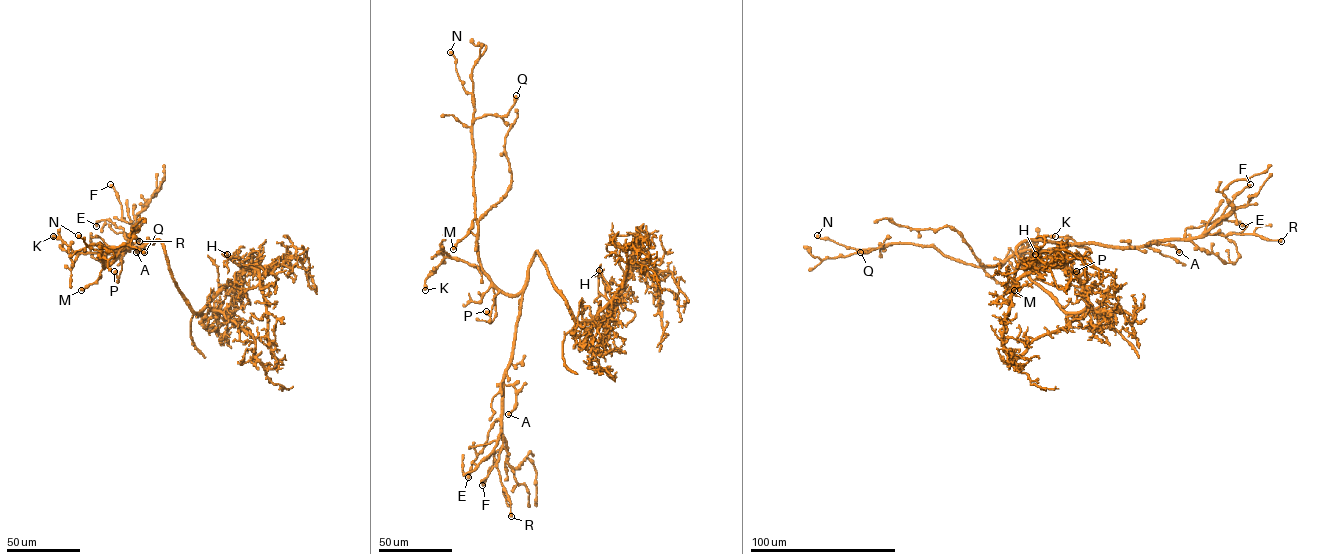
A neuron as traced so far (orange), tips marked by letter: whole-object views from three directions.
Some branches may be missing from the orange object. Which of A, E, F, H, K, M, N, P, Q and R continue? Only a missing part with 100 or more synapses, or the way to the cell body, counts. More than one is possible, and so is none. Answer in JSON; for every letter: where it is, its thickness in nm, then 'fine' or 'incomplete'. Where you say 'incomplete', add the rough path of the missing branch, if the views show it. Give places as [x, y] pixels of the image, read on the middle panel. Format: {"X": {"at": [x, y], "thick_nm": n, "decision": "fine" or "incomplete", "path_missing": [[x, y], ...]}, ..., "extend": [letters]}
{"A": {"at": [508, 414], "thick_nm": 650, "decision": "fine"}, "E": {"at": [468, 477], "thick_nm": 650, "decision": "fine"}, "F": {"at": [482, 485], "thick_nm": 700, "decision": "fine"}, "H": {"at": [599, 270], "thick_nm": 320, "decision": "fine"}, "K": {"at": [425, 290], "thick_nm": 750, "decision": "fine"}, "M": {"at": [453, 249], "thick_nm": 600, "decision": "fine"}, "N": {"at": [450, 52], "thick_nm": 700, "decision": "fine"}, "P": {"at": [486, 311], "thick_nm": 750, "decision": "fine"}, "Q": {"at": [516, 95], "thick_nm": 700, "decision": "fine"}, "R": {"at": [511, 516], "thick_nm": 800, "decision": "fine"}, "extend": []}

